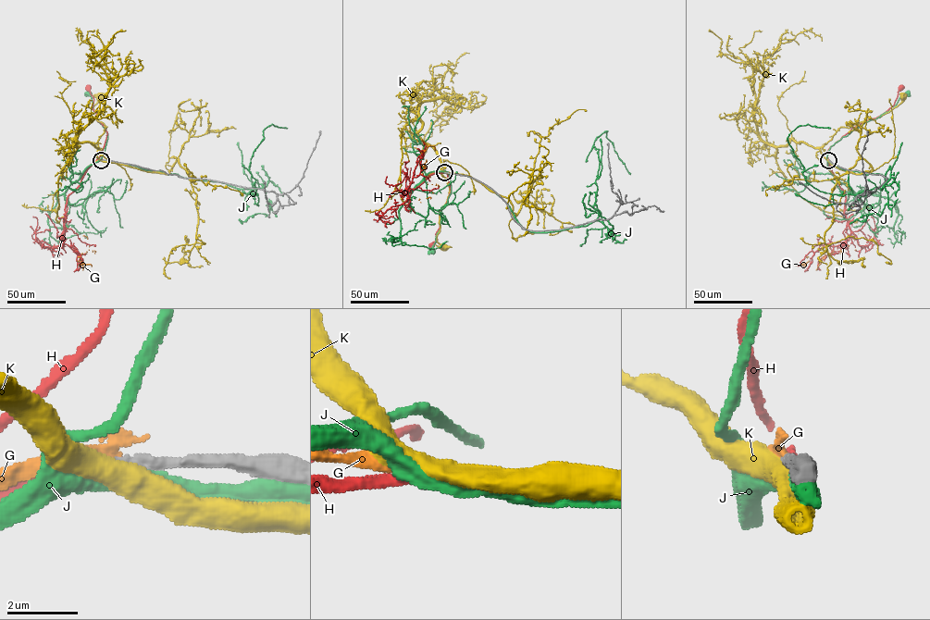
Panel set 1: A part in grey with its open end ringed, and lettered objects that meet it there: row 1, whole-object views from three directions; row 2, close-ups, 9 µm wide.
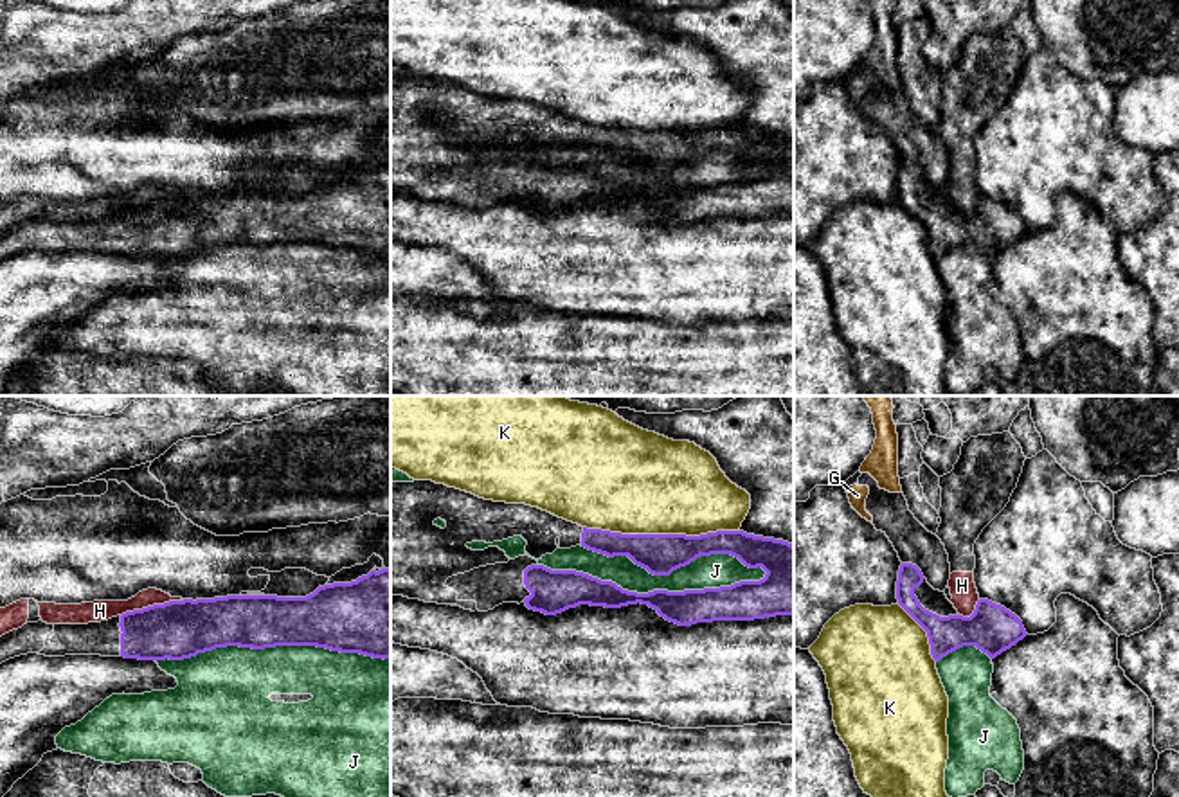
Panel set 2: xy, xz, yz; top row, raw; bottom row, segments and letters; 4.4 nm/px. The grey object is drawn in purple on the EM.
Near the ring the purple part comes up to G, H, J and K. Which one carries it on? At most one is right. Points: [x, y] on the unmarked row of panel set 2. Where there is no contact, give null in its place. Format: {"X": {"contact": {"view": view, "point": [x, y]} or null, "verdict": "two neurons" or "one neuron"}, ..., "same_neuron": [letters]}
{"G": {"contact": null, "verdict": "two neurons"}, "H": {"contact": {"view": "xy", "point": [153, 202]}, "verdict": "two neurons"}, "J": {"contact": {"view": "xz", "point": [652, 189]}, "verdict": "two neurons"}, "K": {"contact": {"view": "xz", "point": [661, 132]}, "verdict": "two neurons"}, "same_neuron": []}

